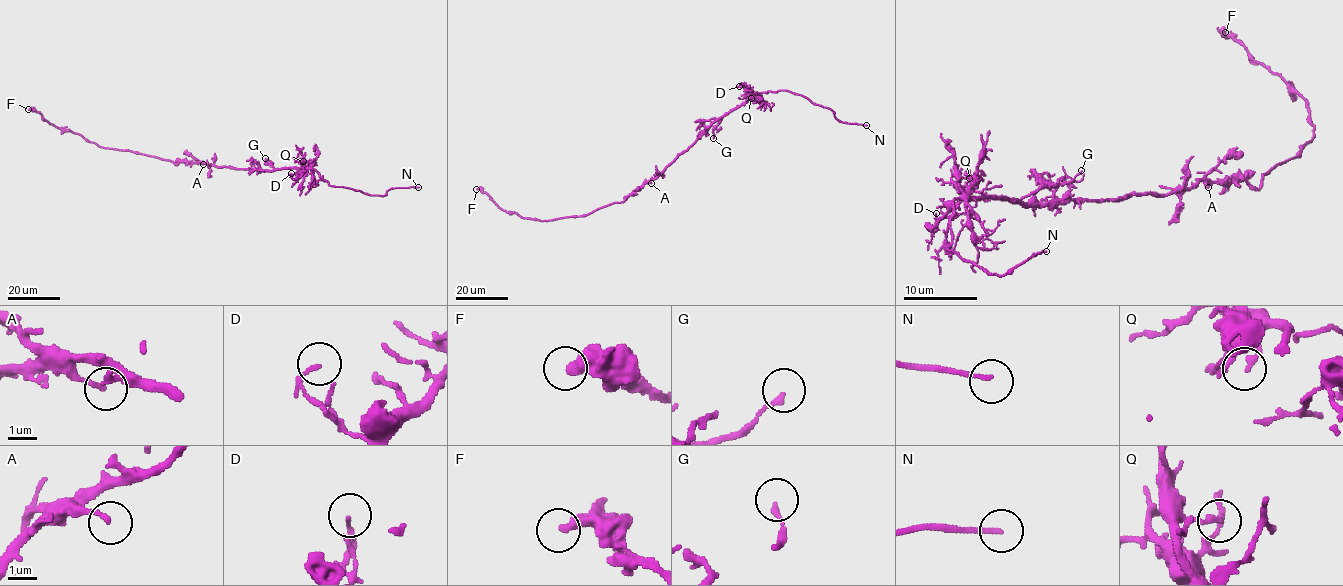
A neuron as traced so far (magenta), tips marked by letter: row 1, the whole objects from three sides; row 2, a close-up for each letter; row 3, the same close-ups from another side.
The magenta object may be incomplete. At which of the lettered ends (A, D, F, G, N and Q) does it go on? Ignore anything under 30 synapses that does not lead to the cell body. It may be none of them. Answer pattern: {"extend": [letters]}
{"extend": ["N"]}

